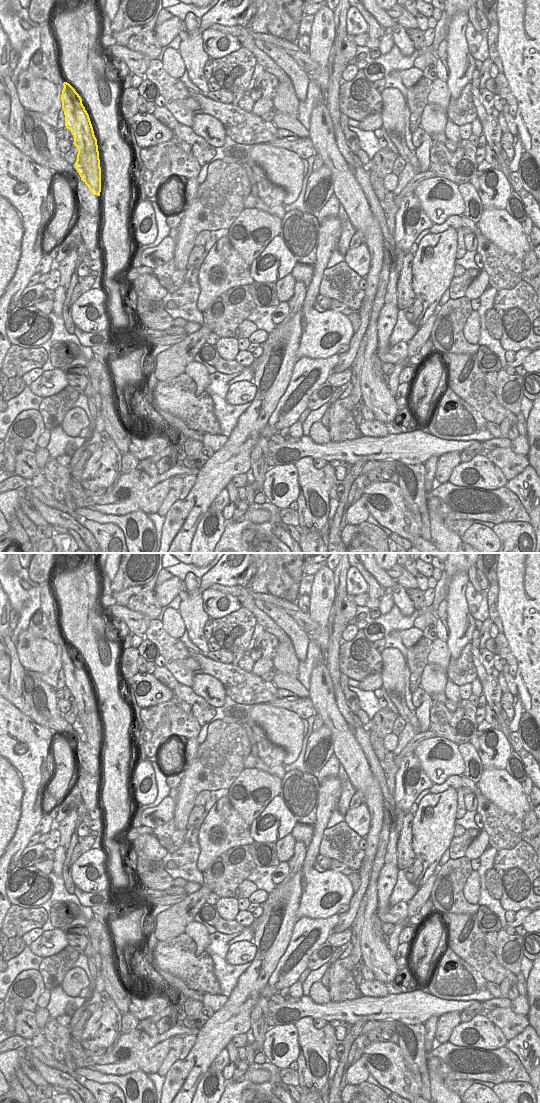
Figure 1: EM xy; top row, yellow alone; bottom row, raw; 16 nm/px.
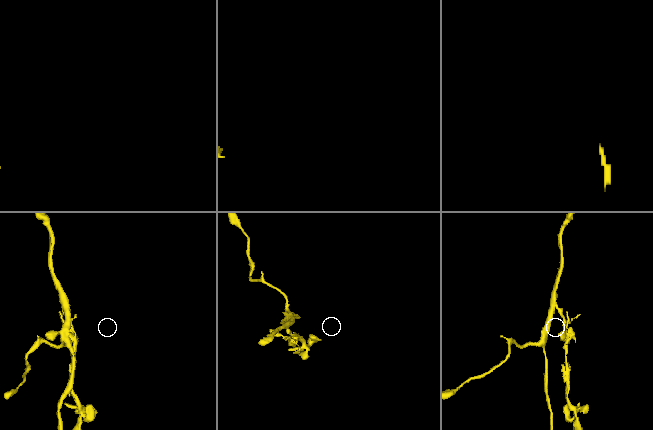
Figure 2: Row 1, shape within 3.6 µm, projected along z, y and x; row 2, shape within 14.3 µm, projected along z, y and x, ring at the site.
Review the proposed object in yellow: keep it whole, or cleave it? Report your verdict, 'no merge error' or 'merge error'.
merge error

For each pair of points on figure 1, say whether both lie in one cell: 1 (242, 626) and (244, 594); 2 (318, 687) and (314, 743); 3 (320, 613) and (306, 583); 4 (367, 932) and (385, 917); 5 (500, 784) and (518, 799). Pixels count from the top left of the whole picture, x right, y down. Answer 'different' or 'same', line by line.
1: different
2: different
3: different
4: different
5: same

